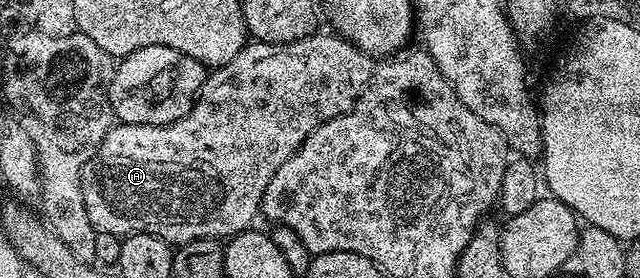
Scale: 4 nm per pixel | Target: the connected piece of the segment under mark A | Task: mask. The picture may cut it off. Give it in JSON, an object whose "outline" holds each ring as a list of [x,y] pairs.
{"outline":[[[315,34],[287,44],[259,44],[257,42],[247,43],[245,48],[232,58],[232,62],[222,64],[213,69],[207,75],[202,93],[198,96],[194,108],[184,118],[180,118],[171,124],[160,126],[148,126],[147,124],[123,124],[115,123],[110,133],[100,142],[98,153],[82,168],[82,189],[84,190],[84,210],[88,210],[88,218],[92,222],[94,231],[97,233],[107,232],[116,234],[120,238],[132,234],[152,234],[156,238],[165,240],[171,246],[187,244],[193,240],[208,240],[211,238],[229,238],[238,232],[245,232],[251,227],[254,219],[259,219],[264,190],[268,182],[272,182],[272,174],[296,154],[296,150],[321,124],[332,118],[342,116],[354,108],[355,102],[366,88],[370,75],[375,70],[376,64],[369,52],[362,52],[351,44],[349,40],[342,39],[337,34],[322,36]]]}

